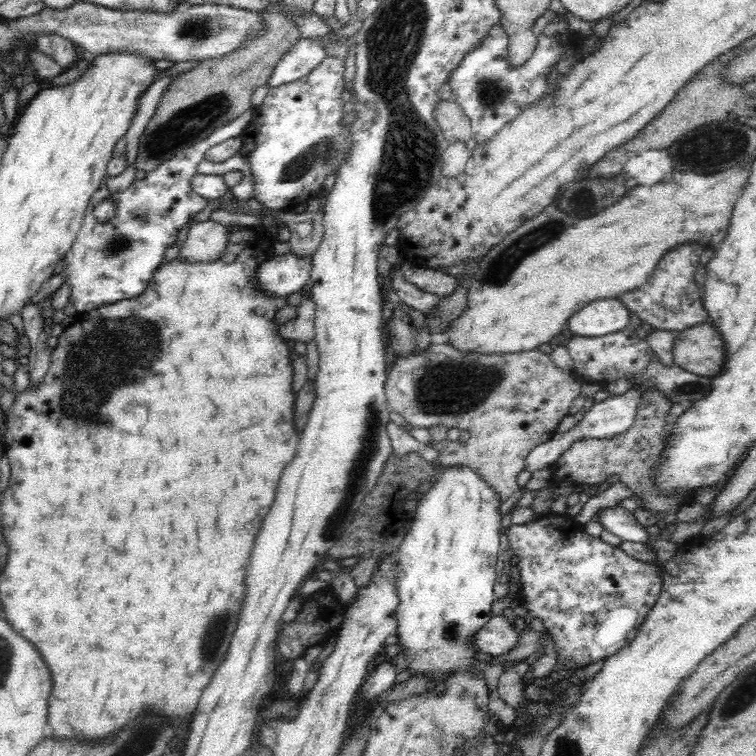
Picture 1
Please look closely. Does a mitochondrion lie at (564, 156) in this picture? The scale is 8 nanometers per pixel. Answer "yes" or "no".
no

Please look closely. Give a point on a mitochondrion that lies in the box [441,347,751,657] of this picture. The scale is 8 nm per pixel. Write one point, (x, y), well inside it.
(687, 389)

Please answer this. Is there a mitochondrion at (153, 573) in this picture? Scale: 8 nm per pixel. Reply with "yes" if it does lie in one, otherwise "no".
no

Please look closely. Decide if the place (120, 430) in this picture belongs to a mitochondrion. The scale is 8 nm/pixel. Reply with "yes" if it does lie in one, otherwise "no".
no

